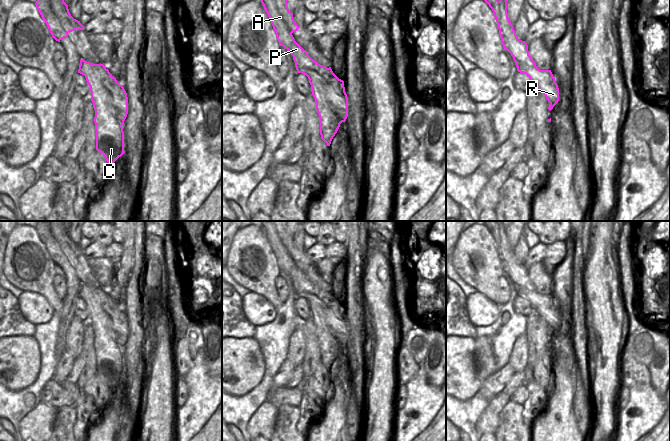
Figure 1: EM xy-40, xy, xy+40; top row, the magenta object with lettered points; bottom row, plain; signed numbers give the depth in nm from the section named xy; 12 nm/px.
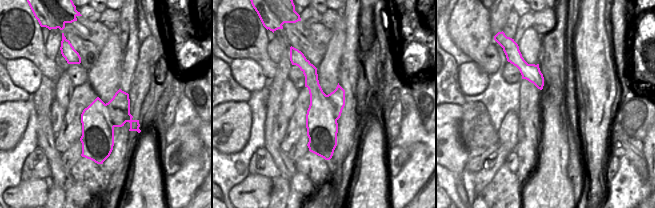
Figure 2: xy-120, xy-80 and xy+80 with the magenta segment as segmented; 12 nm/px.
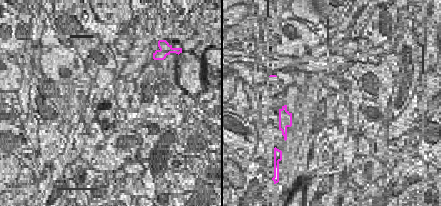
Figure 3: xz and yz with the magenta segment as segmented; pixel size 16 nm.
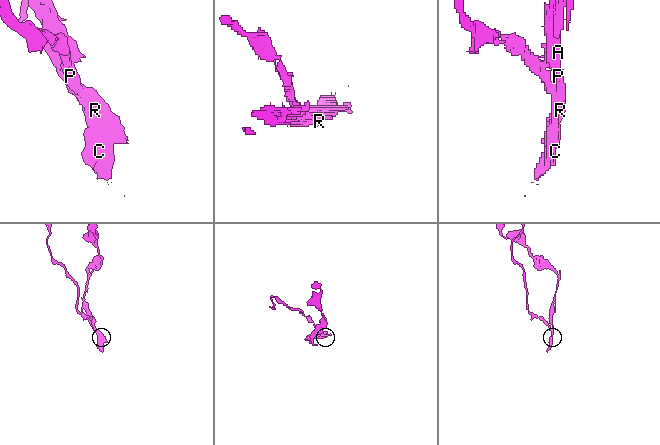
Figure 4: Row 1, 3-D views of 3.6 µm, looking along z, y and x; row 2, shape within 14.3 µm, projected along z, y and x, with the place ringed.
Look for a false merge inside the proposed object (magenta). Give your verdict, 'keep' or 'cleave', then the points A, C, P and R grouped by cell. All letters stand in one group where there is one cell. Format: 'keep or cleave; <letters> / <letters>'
cleave; A P R / C

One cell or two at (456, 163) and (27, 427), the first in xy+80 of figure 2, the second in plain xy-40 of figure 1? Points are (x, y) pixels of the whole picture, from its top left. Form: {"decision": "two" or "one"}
{"decision": "two"}

